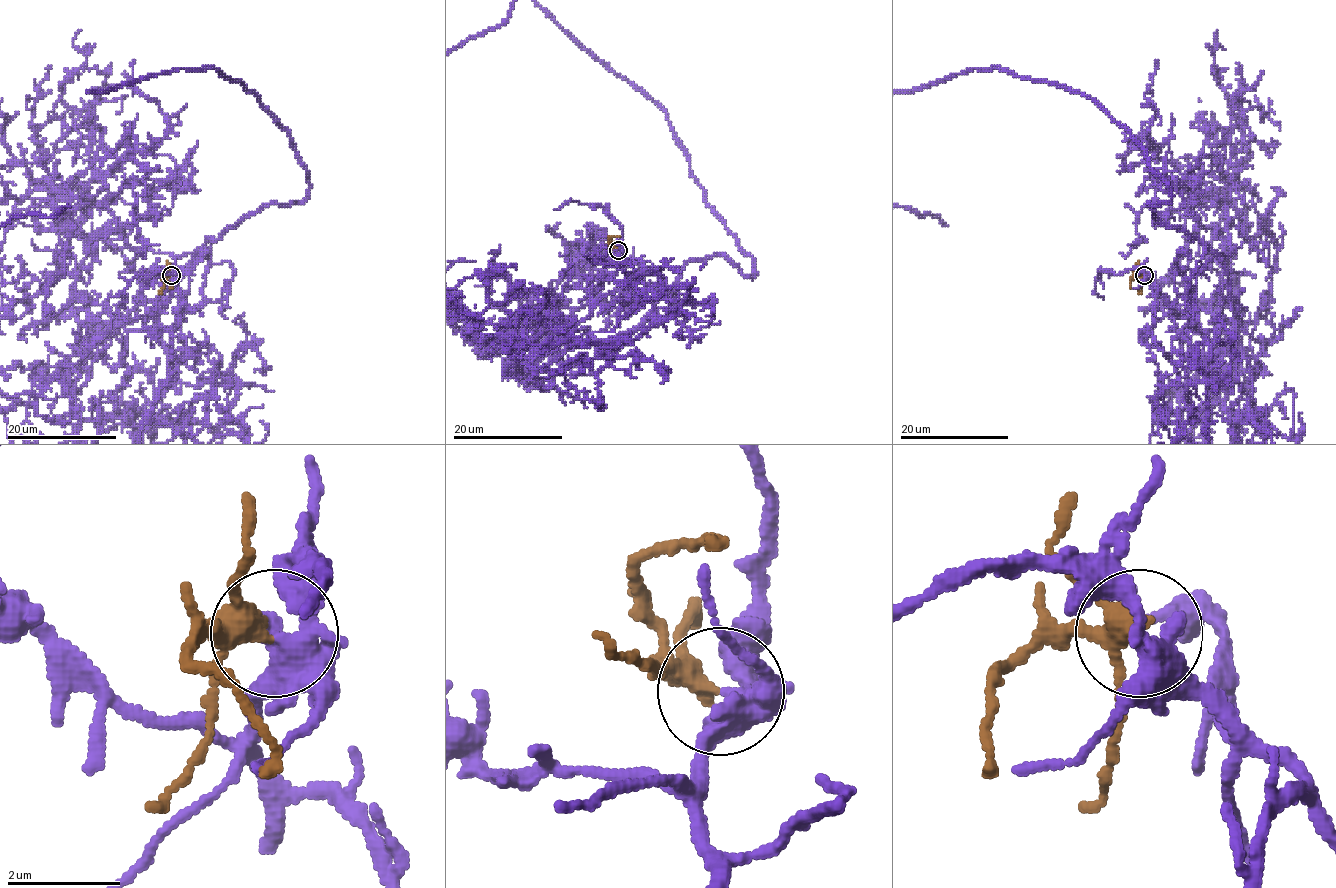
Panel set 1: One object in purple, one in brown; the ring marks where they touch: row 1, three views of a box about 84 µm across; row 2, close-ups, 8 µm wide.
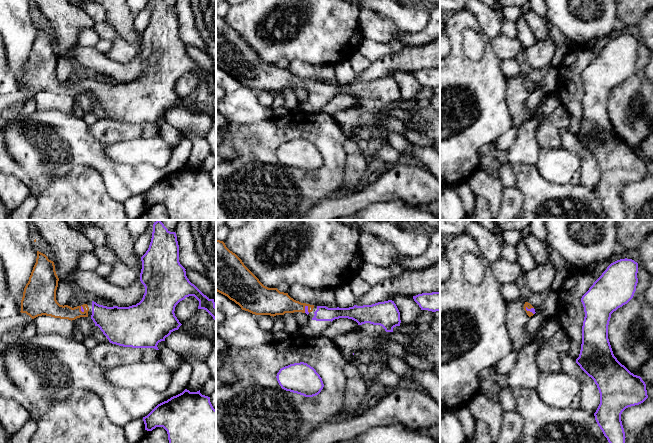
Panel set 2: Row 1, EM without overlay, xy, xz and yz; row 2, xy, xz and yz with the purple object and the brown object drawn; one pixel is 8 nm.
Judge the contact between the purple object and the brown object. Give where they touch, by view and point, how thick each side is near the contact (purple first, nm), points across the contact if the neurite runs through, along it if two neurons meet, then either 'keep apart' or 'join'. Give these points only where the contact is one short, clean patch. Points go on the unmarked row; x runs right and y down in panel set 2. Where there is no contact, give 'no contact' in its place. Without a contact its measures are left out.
contact yz (529, 86); calibres 40 and 50 nm; way yz (532, 86), (529, 86), (528, 81); join

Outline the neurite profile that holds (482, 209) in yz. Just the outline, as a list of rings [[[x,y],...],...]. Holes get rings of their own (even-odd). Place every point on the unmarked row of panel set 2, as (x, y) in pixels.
[[[476,196],[475,211],[474,211],[473,219],[474,220],[491,220],[489,202],[481,196]]]

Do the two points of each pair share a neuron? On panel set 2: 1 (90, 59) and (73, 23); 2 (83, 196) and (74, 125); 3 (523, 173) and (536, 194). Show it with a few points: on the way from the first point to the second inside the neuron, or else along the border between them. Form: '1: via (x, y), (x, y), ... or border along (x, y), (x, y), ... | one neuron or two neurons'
1: border along (76, 43), (68, 54) | two neurons
2: border along (101, 174), (89, 166), (75, 165), (59, 178) | two neurons
3: via (528, 178), (535, 189) | one neuron

